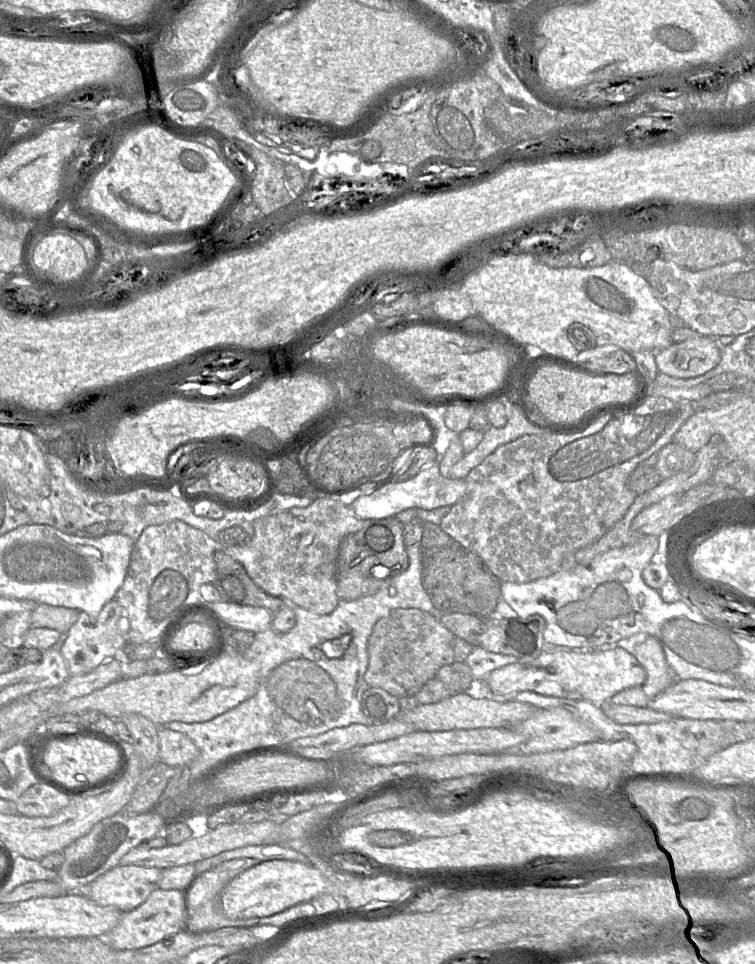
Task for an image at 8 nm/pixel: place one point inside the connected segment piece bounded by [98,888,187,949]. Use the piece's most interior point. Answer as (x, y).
(164, 913)

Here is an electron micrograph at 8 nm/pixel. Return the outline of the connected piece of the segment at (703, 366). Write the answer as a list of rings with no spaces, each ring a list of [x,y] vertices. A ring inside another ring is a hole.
[[[700,335],[655,352],[658,370],[677,378],[695,378],[712,370],[721,359],[717,338]]]

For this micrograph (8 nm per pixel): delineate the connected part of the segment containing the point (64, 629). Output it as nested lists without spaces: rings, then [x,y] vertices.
[[[38,604],[32,611],[31,627],[53,628],[61,634],[66,634],[76,622],[80,611],[74,608]]]

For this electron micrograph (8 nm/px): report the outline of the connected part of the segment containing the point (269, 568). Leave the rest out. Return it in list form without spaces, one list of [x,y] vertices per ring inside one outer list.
[[[318,499],[304,508],[287,510],[253,521],[253,534],[246,546],[220,547],[238,561],[252,581],[267,594],[286,600],[287,606],[301,607],[317,615],[327,615],[339,604],[337,595],[337,557],[342,541],[357,532],[364,521],[344,506],[331,499]]]

